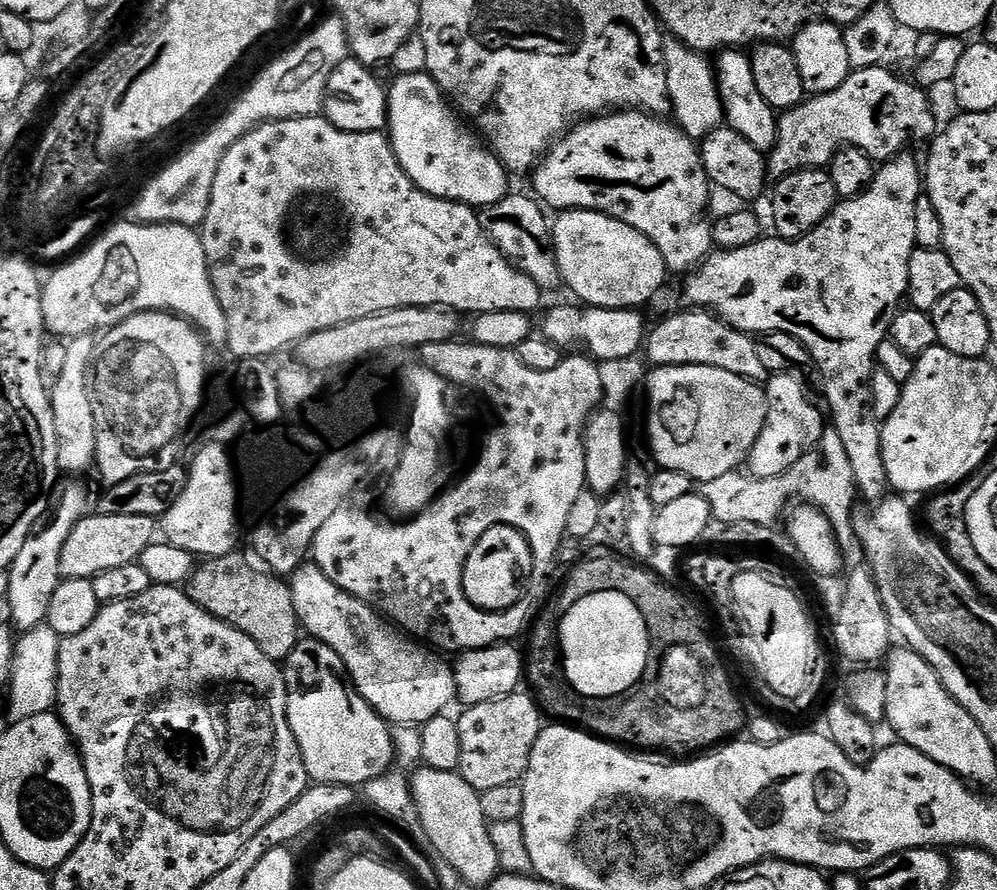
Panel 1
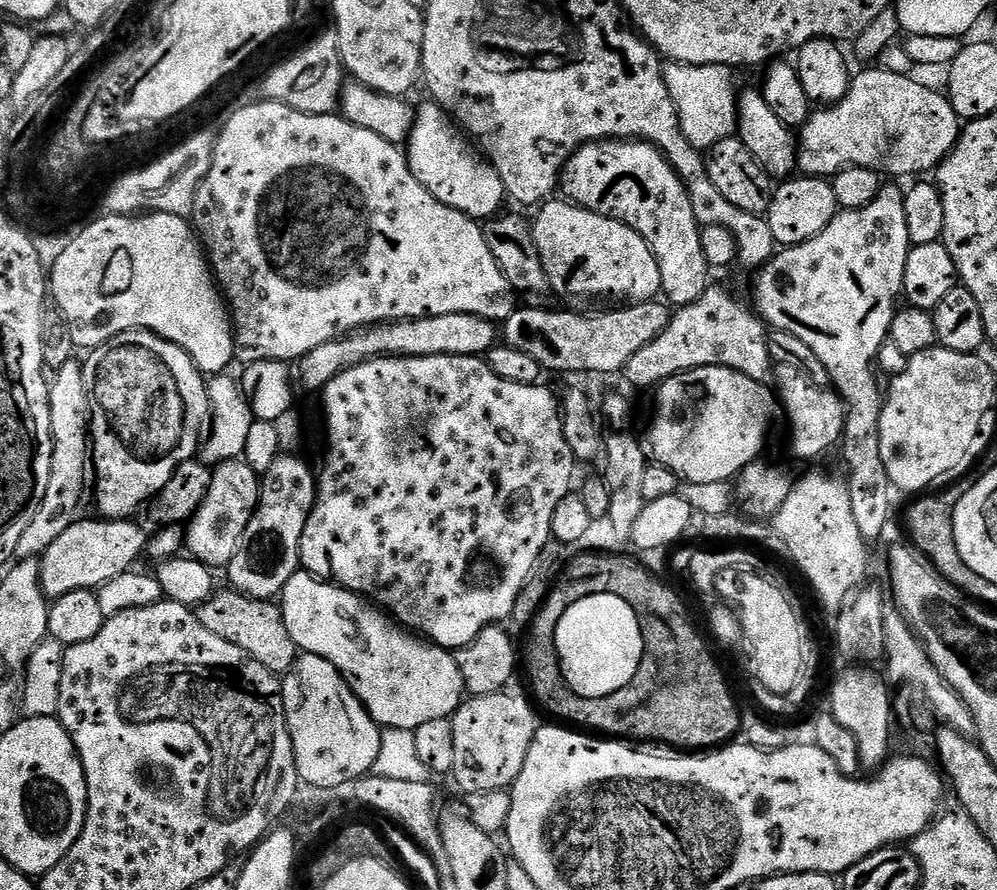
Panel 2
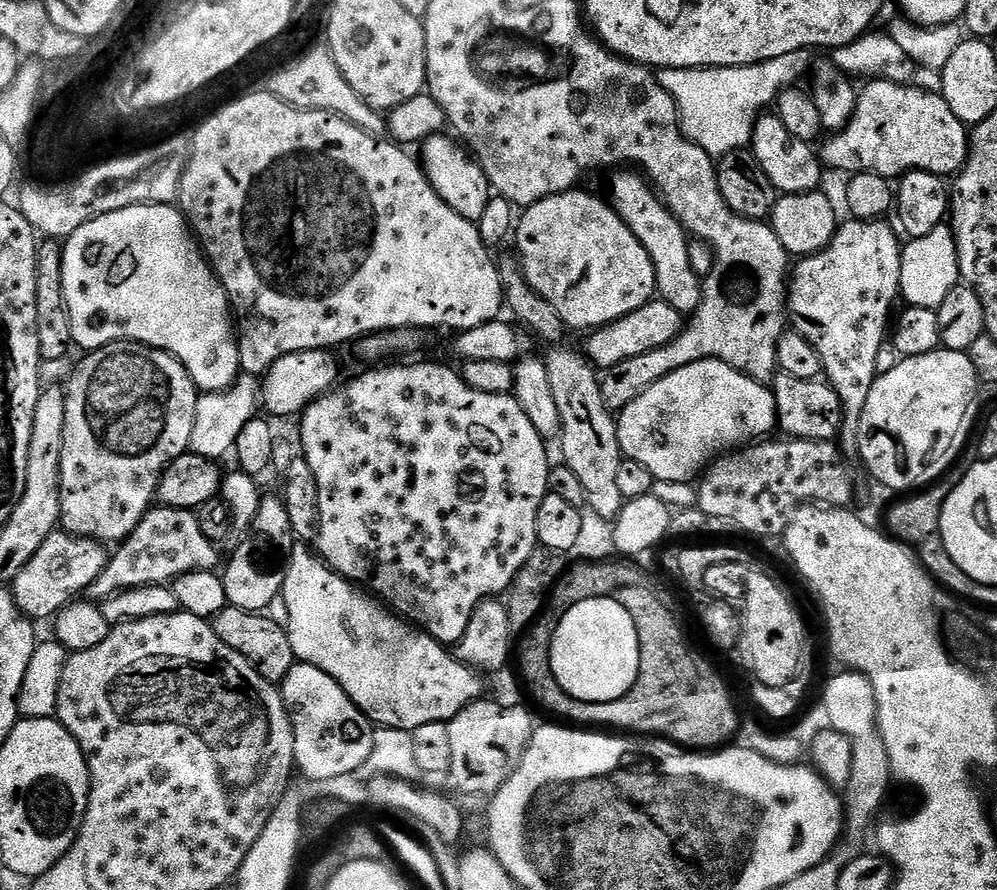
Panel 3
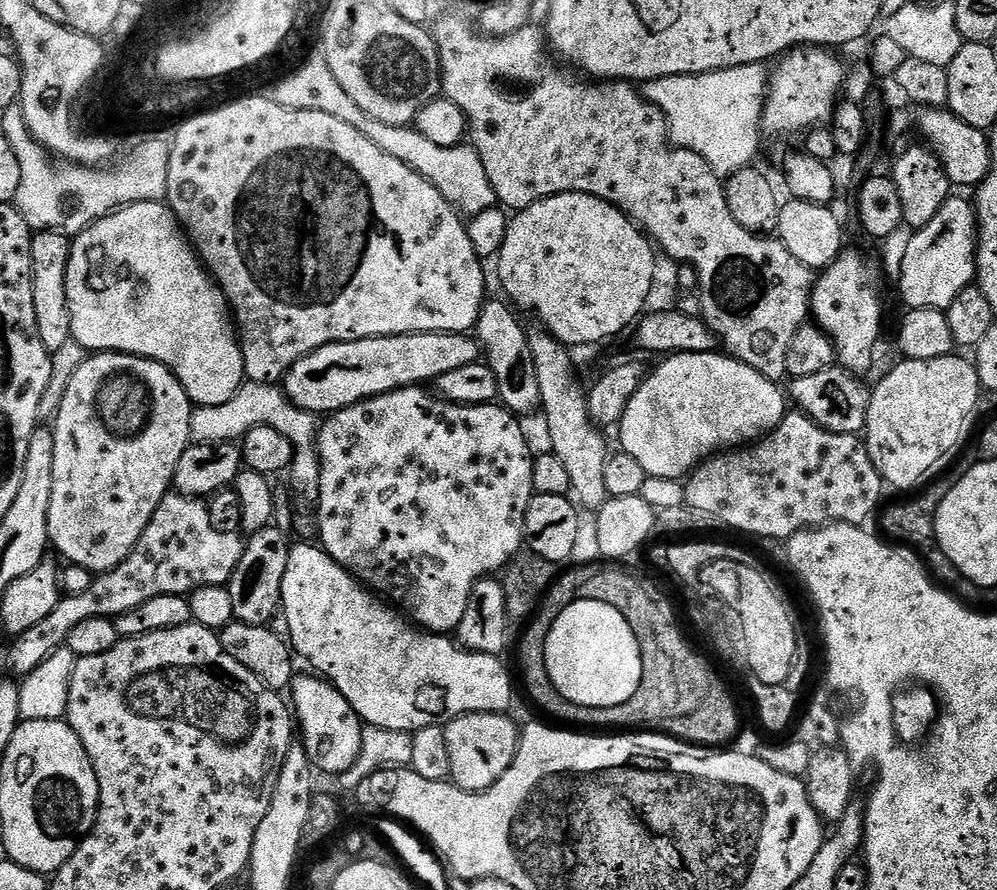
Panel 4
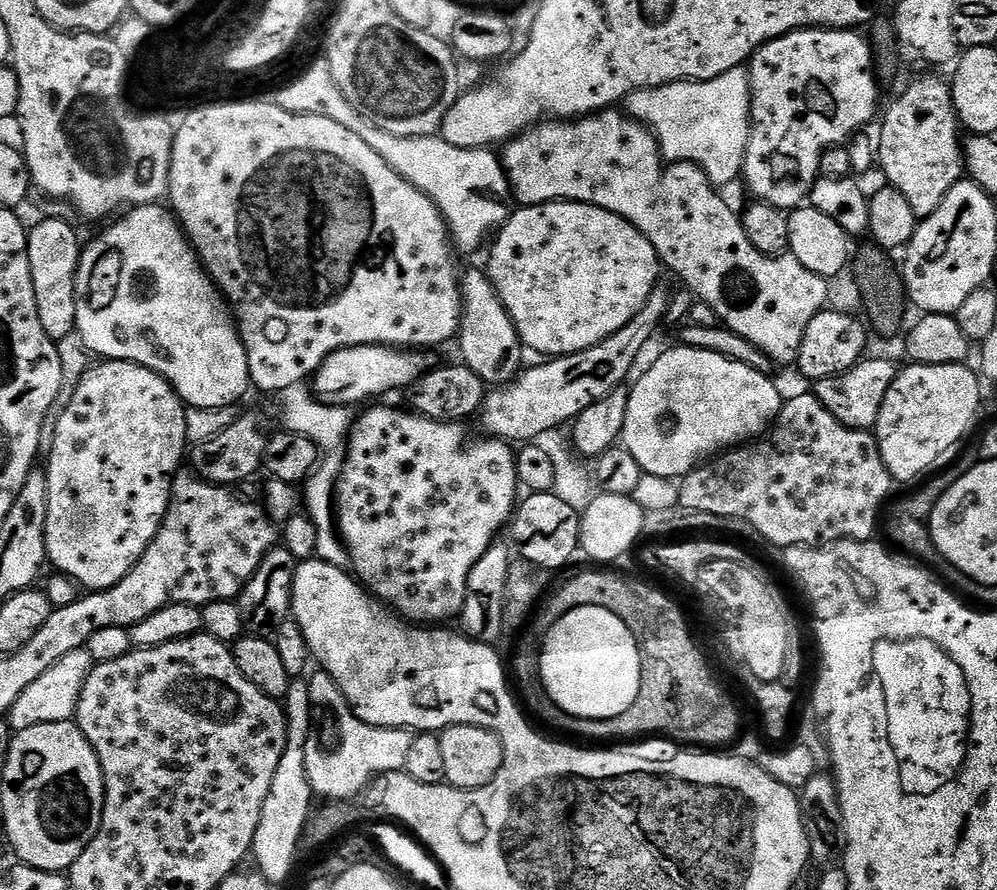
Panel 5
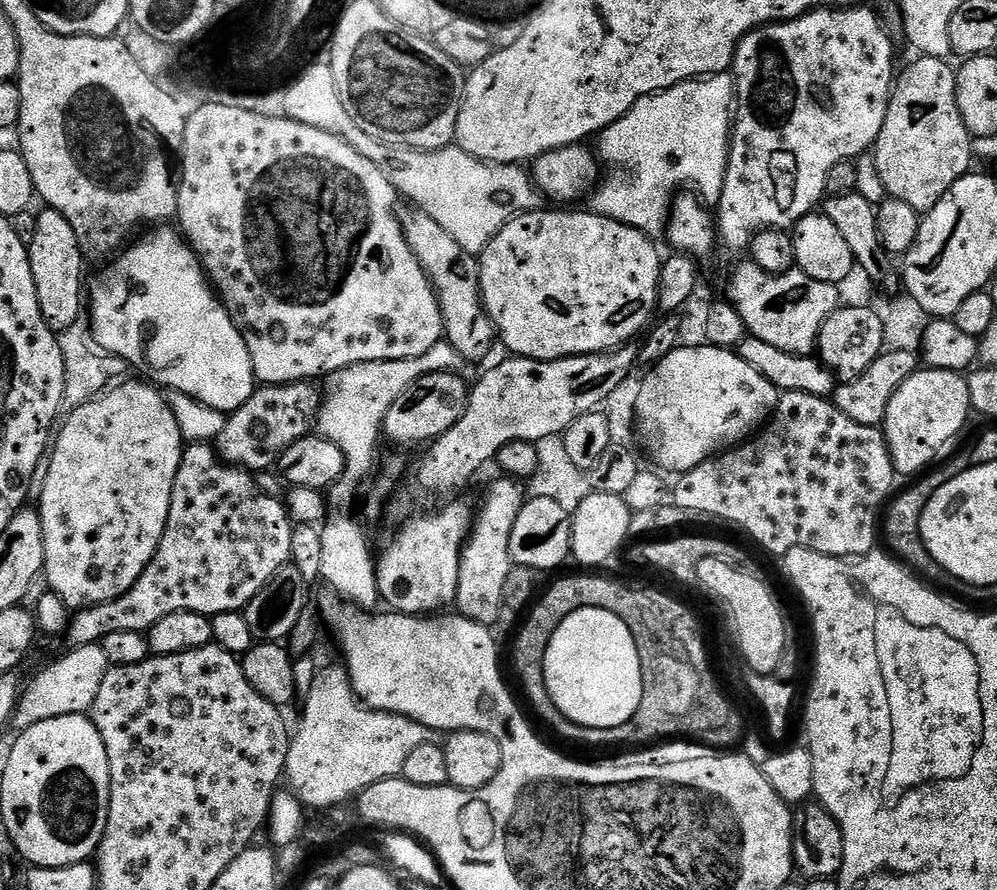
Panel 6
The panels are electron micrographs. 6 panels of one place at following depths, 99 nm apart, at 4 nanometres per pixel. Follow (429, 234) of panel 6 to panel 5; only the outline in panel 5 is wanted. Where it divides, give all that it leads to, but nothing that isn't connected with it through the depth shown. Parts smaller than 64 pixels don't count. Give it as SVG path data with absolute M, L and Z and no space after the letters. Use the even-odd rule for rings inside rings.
M465 271L460 281L460 298L462 311L458 333L459 359L467 364L470 370L474 370L474 374L478 374L478 378L482 378L485 385L500 387L508 384L519 375L523 367L524 347L517 334L516 324L502 306L501 299L488 279L487 271Z

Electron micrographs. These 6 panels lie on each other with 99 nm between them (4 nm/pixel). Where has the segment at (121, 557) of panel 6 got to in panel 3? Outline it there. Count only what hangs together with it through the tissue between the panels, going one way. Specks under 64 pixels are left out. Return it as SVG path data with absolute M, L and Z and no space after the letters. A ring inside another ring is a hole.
M119 340L113 344L107 344L101 348L91 349L88 356L80 365L75 365L70 379L66 384L64 405L66 406L66 422L62 434L62 458L60 459L60 524L63 531L72 536L84 536L88 540L109 542L116 540L122 542L138 526L140 519L153 507L158 496L160 477L167 470L168 465L180 459L188 452L190 442L190 430L194 430L194 410L198 389L190 378L188 371L169 352L163 352L161 348L152 348L149 344L135 344L133 340Z

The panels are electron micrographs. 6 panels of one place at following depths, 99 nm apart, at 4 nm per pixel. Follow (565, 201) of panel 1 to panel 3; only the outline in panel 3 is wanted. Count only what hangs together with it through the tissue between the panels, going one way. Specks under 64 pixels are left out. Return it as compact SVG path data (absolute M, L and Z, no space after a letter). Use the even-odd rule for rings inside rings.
M616 170L611 176L608 192L612 195L610 197L612 209L619 214L622 222L626 222L634 238L638 238L638 242L642 242L642 246L650 254L659 299L674 306L674 310L678 310L681 314L694 314L700 308L702 280L690 267L688 233L673 218L664 201L656 195L656 189L639 171Z

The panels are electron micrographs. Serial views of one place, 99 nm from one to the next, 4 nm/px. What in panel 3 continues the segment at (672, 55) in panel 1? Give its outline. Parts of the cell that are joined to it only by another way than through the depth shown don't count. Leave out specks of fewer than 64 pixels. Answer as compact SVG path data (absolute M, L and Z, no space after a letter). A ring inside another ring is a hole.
M803 48L794 50L794 54L782 54L782 58L770 58L766 62L747 64L741 68L661 68L658 79L660 85L674 98L676 109L680 112L680 128L685 136L714 158L719 158L751 145L758 114L763 113L767 109L764 107L767 104L769 107L784 89L793 87L803 76L805 79L813 63L813 49Z

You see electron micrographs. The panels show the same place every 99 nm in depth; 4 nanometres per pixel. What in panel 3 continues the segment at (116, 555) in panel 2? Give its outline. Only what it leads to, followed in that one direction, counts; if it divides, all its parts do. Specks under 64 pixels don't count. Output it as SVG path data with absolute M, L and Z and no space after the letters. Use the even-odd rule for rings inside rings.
M63 530L51 532L46 538L46 542L42 542L42 546L38 546L38 554L34 554L34 558L30 558L30 562L26 562L26 566L22 566L22 570L18 570L16 577L10 581L10 591L18 610L22 610L22 614L33 622L51 621L67 604L83 597L94 582L94 578L98 578L98 574L102 574L110 555L109 549L104 548L107 547L99 540L72 536Z

